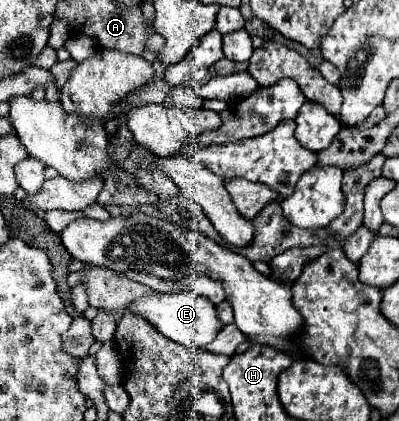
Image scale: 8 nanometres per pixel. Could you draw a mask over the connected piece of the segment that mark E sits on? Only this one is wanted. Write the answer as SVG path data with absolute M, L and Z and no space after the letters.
M182 291L182 293L160 293L160 295L150 295L144 299L138 299L136 303L132 303L128 307L128 311L144 317L146 321L150 321L164 337L186 345L192 351L198 351L202 347L206 347L208 343L212 343L212 339L216 339L218 331L224 327L220 325L220 319L216 315L216 307L204 299L198 293L192 291Z

